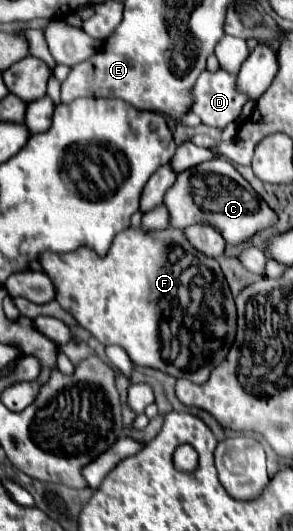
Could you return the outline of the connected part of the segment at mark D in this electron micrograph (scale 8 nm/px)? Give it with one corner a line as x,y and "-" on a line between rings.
224,69
214,73
202,71
192,93
196,95
192,111
204,125
216,129
224,129
228,123
238,119
244,103
248,101
248,95
236,89
236,75

